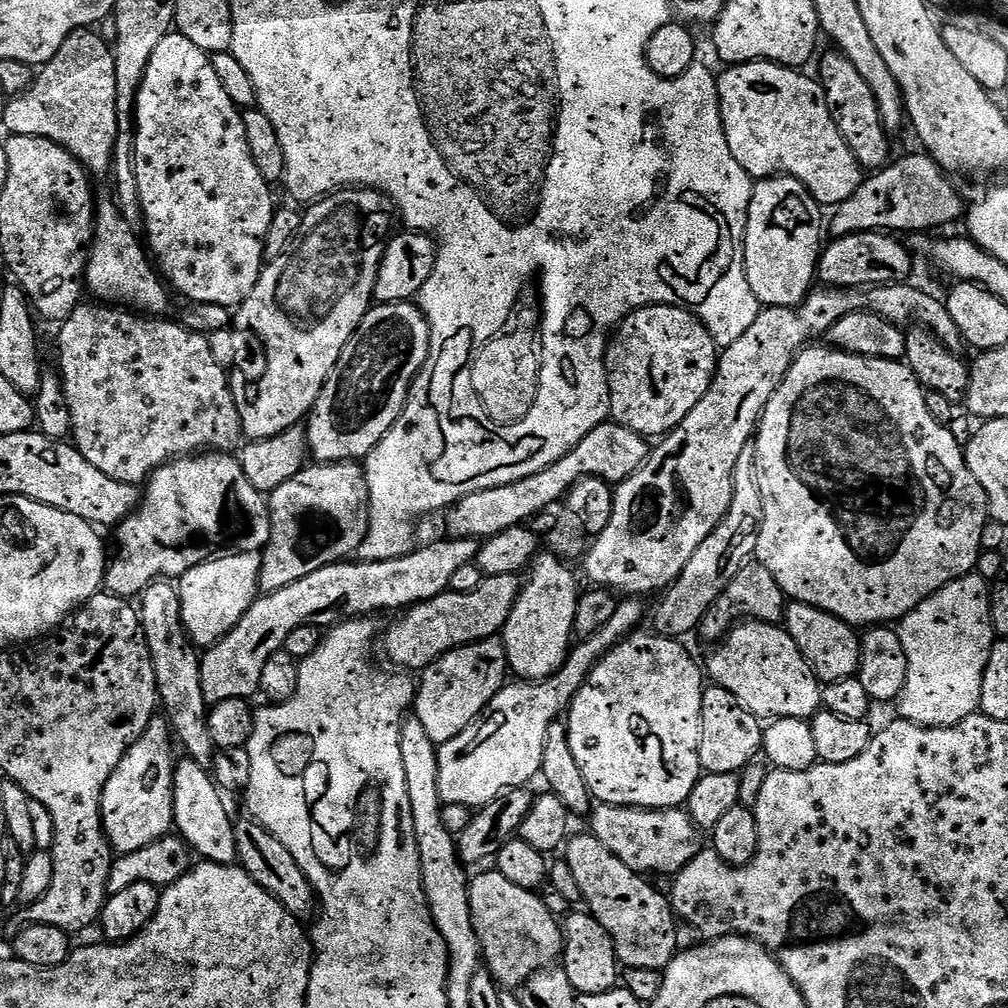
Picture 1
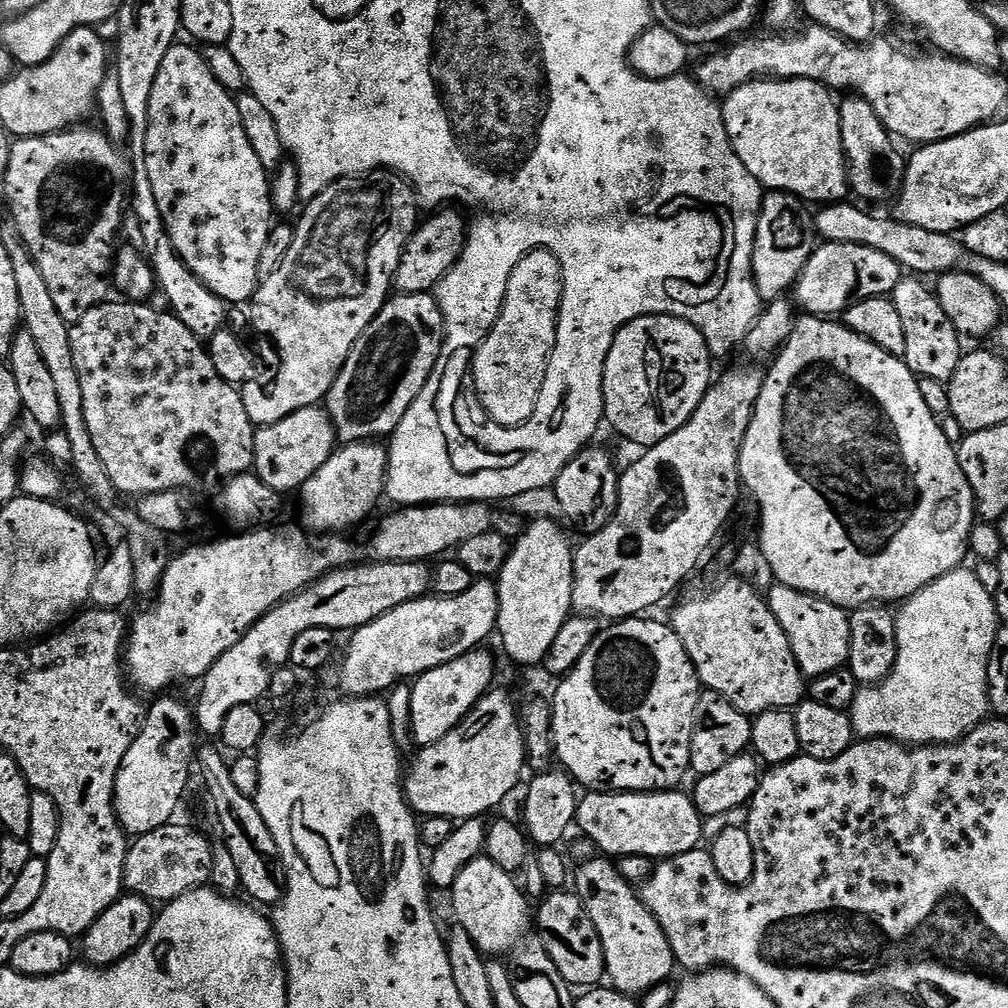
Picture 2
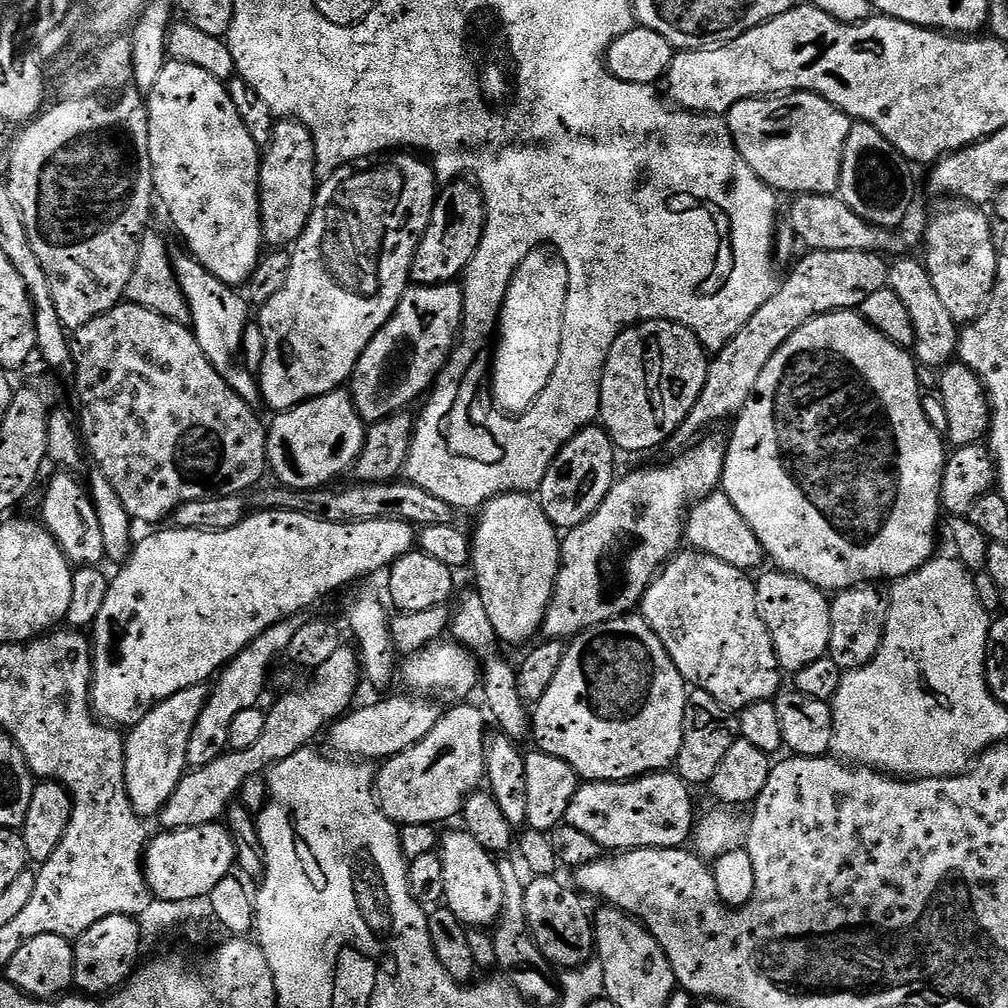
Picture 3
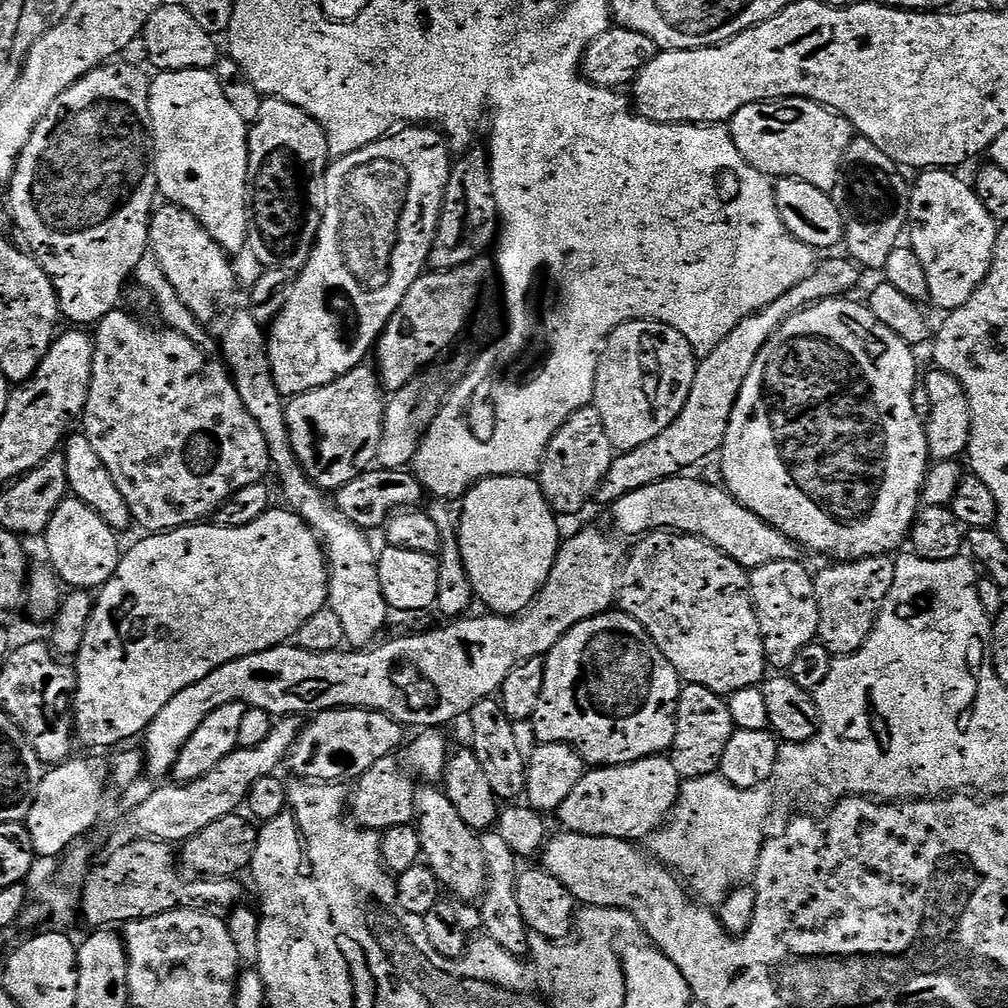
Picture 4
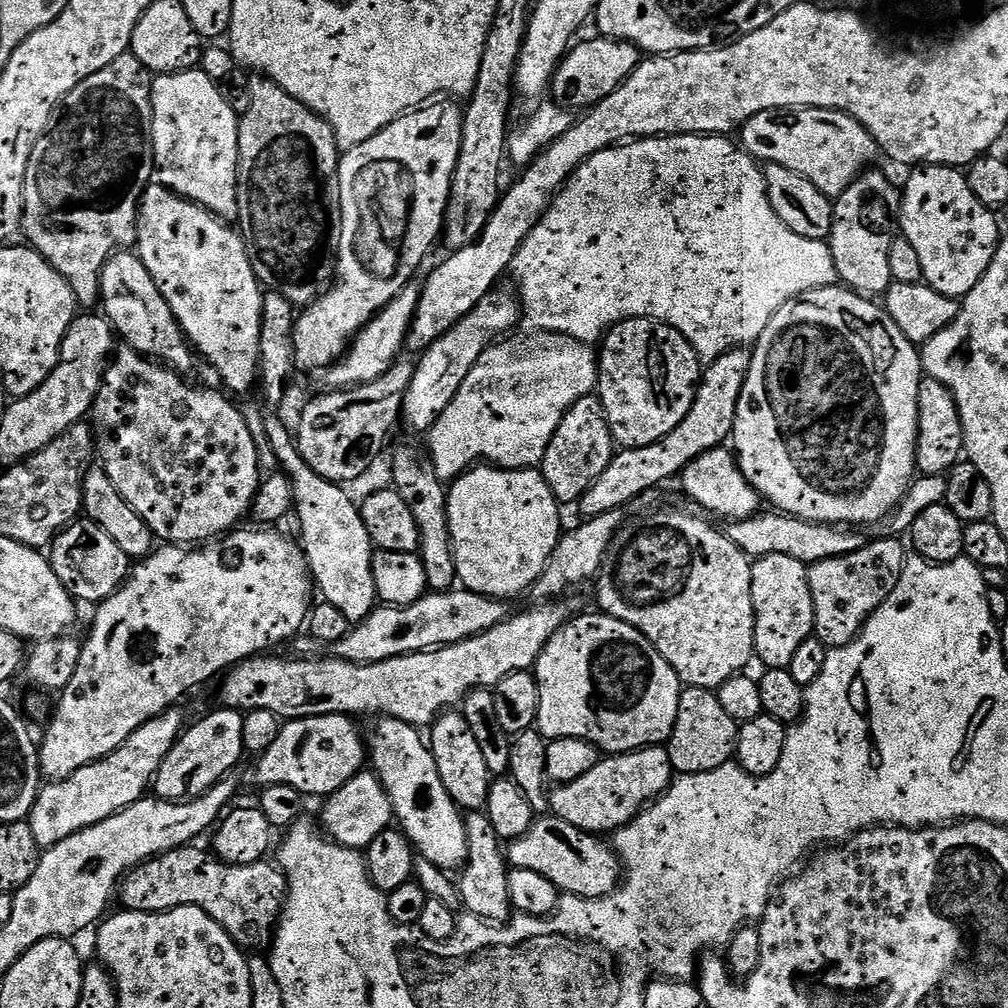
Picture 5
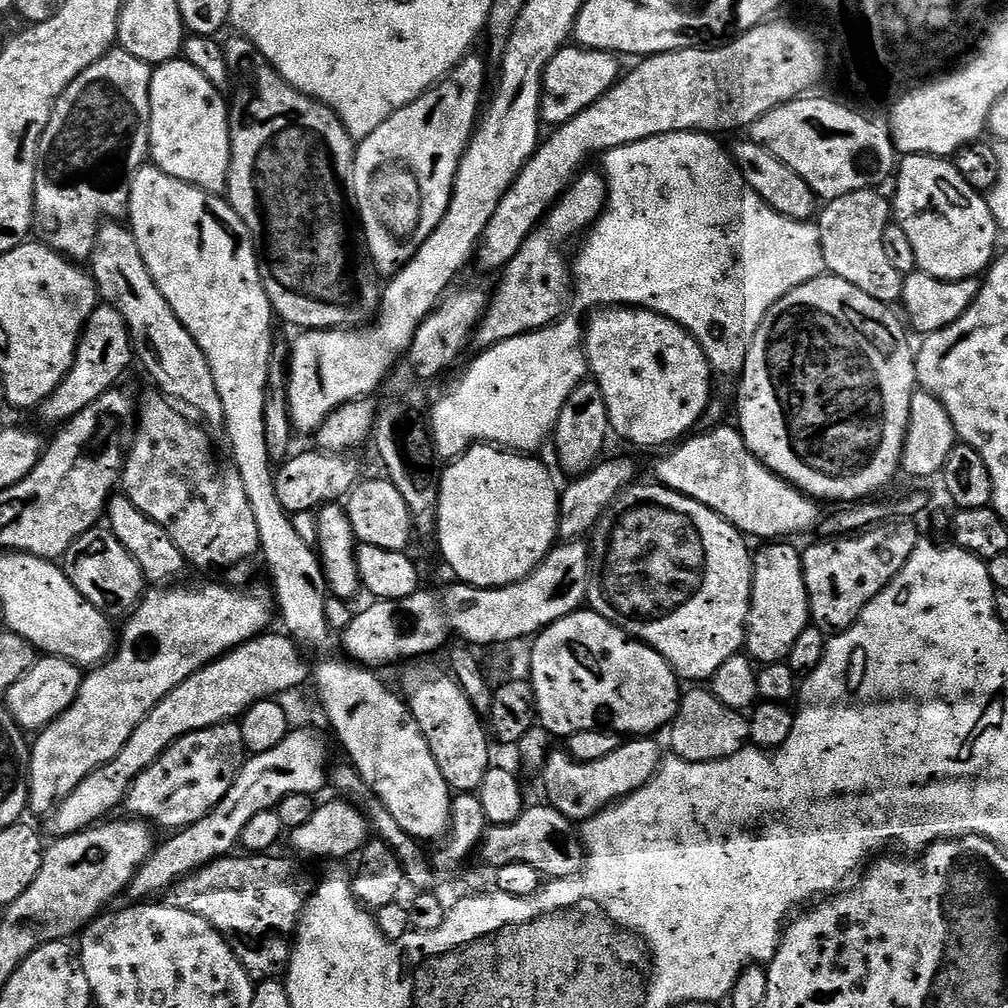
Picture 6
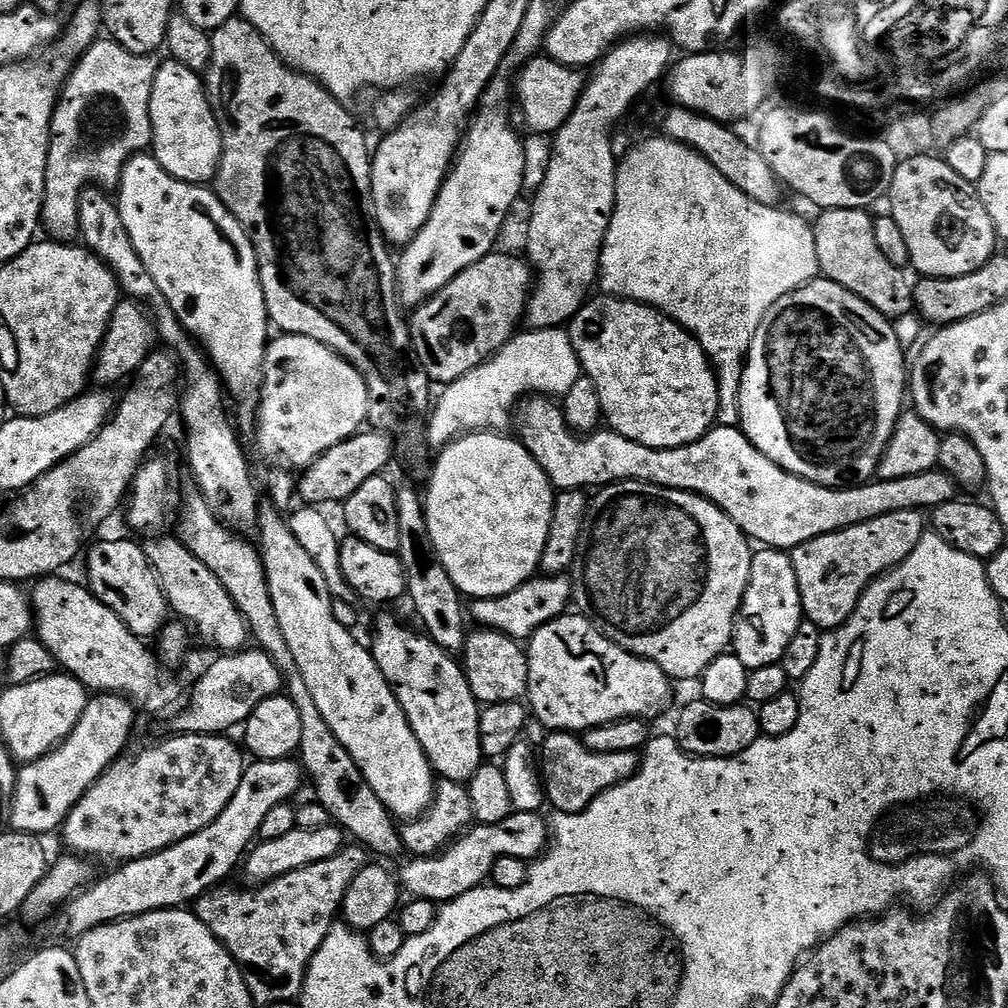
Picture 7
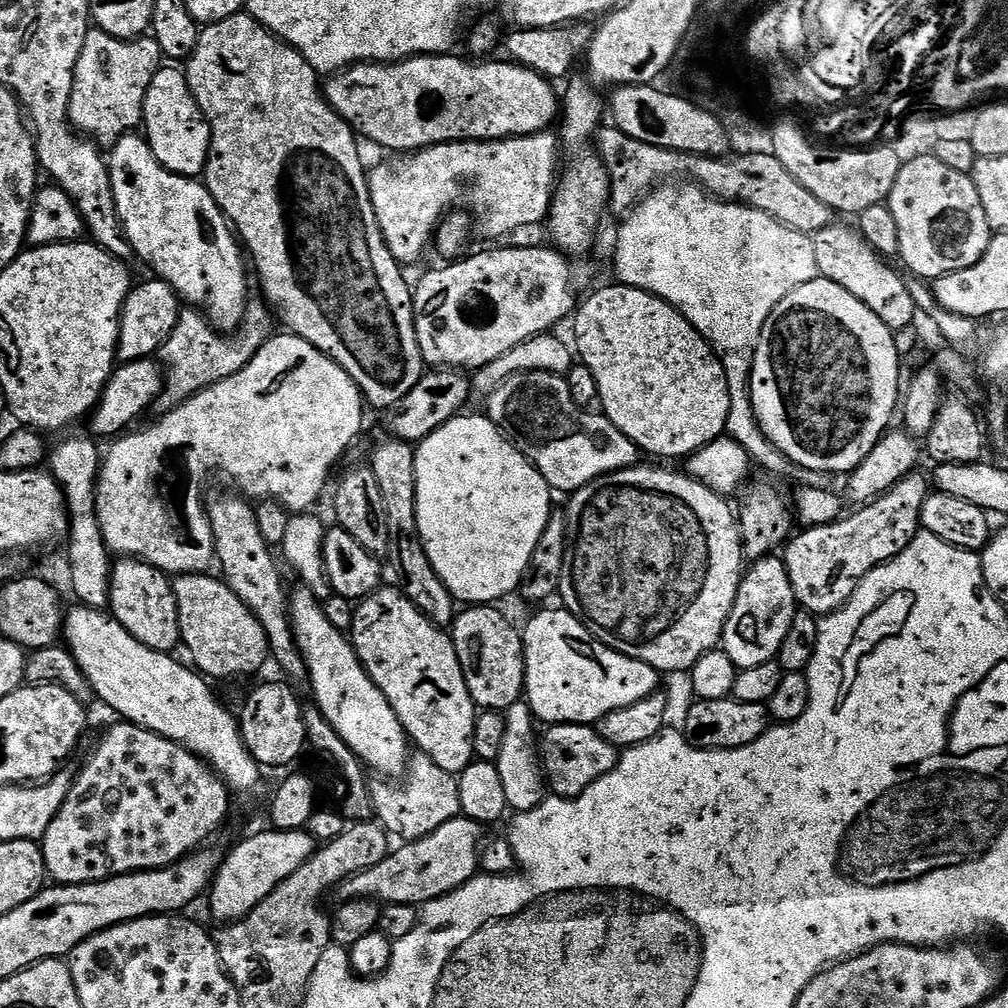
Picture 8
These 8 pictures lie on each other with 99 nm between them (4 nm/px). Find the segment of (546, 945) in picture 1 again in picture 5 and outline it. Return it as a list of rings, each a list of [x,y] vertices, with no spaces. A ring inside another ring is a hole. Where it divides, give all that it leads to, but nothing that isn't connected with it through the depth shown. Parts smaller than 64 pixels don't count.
[[[380,718],[375,722],[376,729],[366,740],[366,752],[370,757],[371,771],[375,772],[390,798],[400,831],[408,835],[408,841],[419,856],[428,859],[444,873],[452,874],[463,869],[468,862],[464,816],[450,794],[446,794],[446,786],[442,786],[432,749],[425,737],[424,740],[420,737],[423,736],[421,729],[401,720]]]

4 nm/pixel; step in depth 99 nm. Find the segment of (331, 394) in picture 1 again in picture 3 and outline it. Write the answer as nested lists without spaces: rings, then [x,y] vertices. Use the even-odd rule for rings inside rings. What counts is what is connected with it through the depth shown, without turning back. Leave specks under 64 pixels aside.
[[[459,283],[409,287],[386,326],[362,350],[352,372],[350,395],[365,425],[405,411],[407,404],[419,401],[431,389],[456,347],[463,323],[464,289]]]

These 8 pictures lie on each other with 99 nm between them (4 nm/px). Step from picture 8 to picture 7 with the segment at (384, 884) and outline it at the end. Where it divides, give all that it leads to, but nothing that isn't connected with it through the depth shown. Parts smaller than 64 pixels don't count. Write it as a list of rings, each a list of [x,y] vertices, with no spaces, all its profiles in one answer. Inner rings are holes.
[[[511,811],[509,816],[493,824],[477,823],[460,833],[449,843],[448,847],[433,856],[411,857],[398,870],[401,887],[411,897],[444,904],[479,888],[490,877],[494,862],[498,858],[518,858],[529,862],[547,848],[550,839],[550,828],[540,812]]]

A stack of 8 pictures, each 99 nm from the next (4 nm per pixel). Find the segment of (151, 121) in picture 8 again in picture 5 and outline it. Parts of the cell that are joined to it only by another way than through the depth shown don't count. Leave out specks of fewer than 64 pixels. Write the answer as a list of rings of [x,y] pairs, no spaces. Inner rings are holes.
[[[199,70],[160,74],[152,81],[152,149],[156,155],[159,183],[185,200],[193,200],[207,208],[213,216],[232,222],[240,215],[236,179],[240,169],[238,130],[240,121],[222,98],[220,85]]]

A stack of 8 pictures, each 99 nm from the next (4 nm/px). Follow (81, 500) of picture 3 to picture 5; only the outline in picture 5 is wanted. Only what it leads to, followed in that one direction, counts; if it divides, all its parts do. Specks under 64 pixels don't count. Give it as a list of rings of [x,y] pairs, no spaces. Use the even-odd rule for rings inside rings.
[[[77,519],[59,532],[50,545],[50,559],[54,574],[77,601],[99,606],[111,598],[128,578],[130,561],[120,547],[93,520]]]

